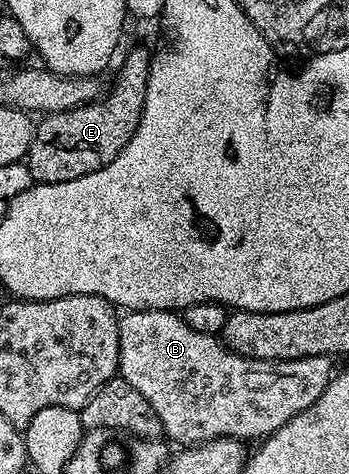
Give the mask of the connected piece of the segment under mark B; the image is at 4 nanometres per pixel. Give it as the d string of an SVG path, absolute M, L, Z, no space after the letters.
M136 309L123 312L118 322L118 330L120 331L118 373L125 381L132 383L132 387L136 387L136 391L140 391L140 395L144 395L144 399L148 399L148 403L152 403L152 411L156 411L156 415L160 415L163 434L167 438L170 436L172 440L179 441L180 444L178 445L182 447L202 445L210 440L218 440L221 437L239 439L258 437L257 439L265 439L280 427L284 427L284 423L288 423L296 415L300 415L300 411L312 407L312 403L316 403L316 399L320 399L320 395L328 387L332 376L332 368L330 369L332 361L329 357L305 357L304 359L288 359L287 361L261 361L256 358L232 355L230 349L215 334L192 331L192 327L188 327L188 323L184 323L181 315L168 309Z

